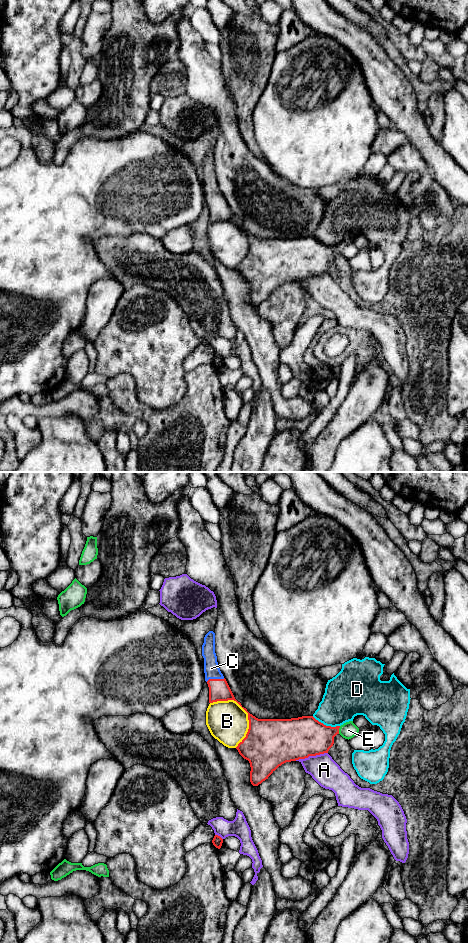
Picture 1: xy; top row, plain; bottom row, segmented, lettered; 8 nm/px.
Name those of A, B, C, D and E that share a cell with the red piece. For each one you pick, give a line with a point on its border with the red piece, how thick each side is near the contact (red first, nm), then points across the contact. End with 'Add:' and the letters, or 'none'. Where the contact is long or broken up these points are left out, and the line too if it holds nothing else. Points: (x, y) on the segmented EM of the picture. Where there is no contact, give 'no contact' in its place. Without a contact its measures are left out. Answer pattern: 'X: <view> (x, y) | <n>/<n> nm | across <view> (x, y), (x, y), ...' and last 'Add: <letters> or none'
C: xy (215, 679) | 170/130 nm | across xy (219, 690), (215, 679), (211, 668)
Add: C

